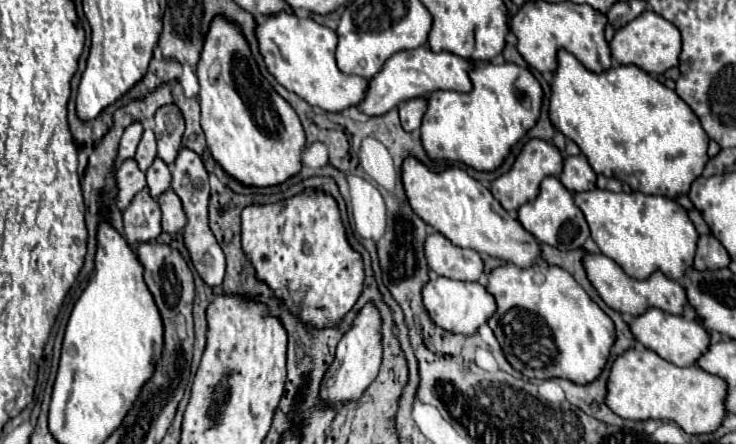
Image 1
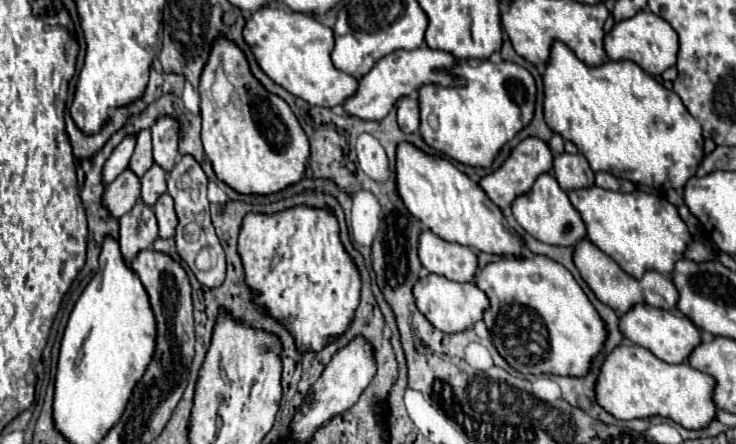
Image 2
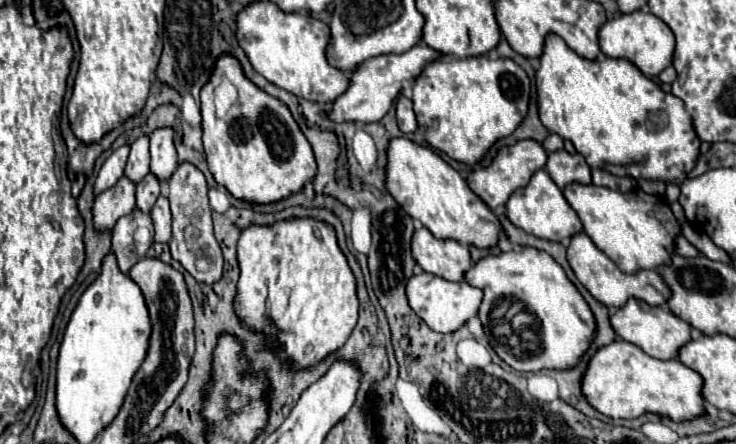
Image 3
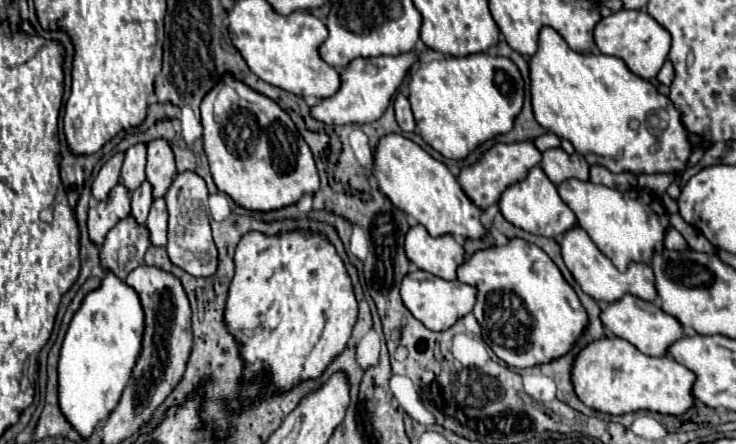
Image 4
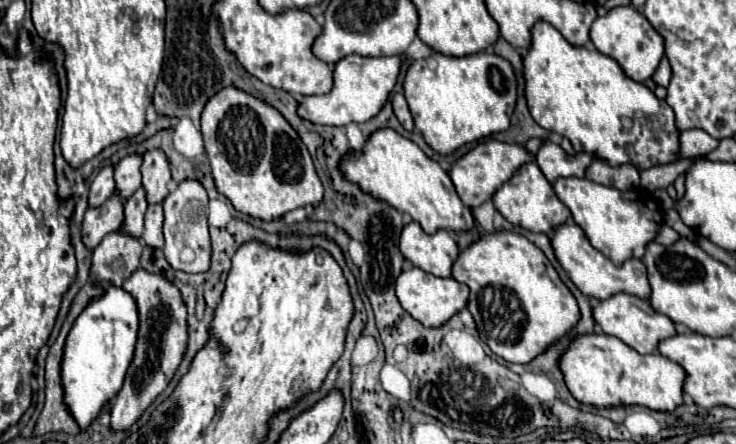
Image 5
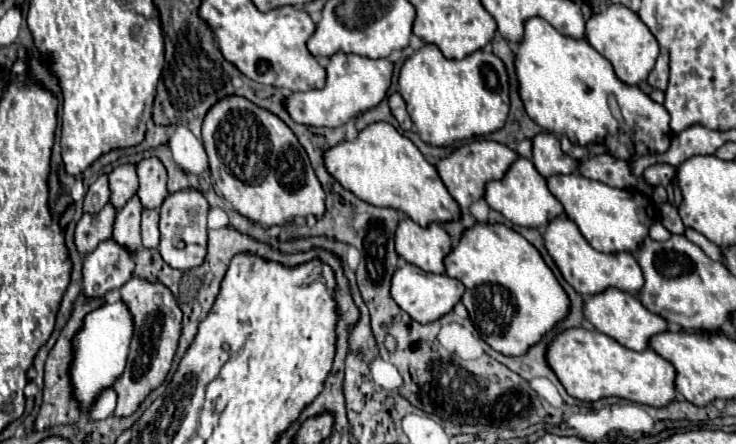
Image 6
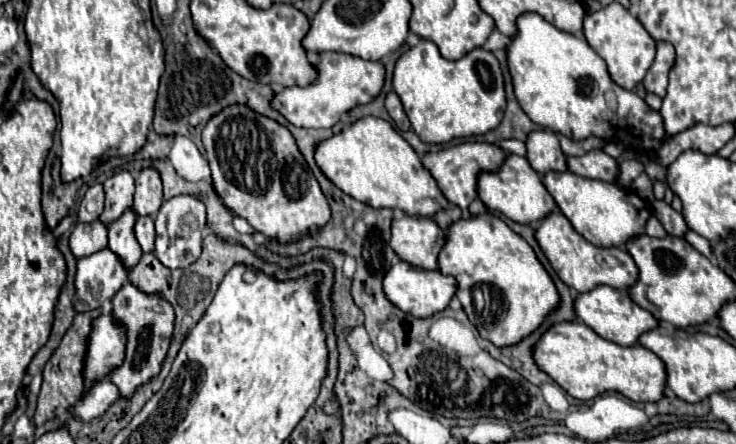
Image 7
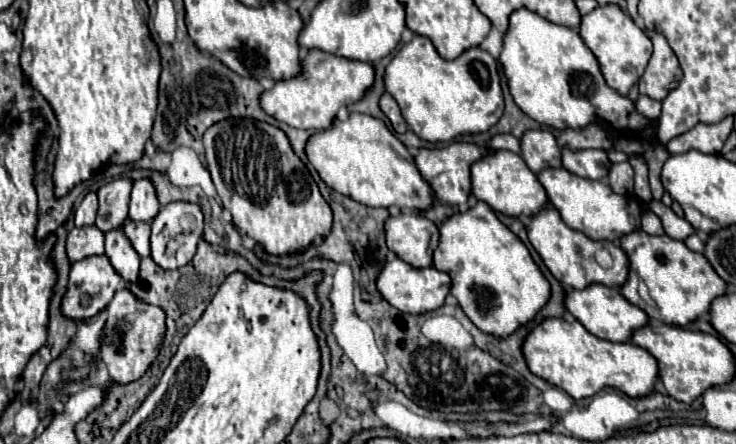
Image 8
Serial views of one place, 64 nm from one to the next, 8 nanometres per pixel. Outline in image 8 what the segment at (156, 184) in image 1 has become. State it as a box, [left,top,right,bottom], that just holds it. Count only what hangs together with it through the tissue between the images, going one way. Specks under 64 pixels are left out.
[104,228,140,284]

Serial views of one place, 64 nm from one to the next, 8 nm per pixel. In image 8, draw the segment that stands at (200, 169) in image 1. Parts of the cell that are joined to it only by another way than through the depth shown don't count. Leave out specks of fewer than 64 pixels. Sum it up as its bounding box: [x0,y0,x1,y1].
[150,204,202,270]

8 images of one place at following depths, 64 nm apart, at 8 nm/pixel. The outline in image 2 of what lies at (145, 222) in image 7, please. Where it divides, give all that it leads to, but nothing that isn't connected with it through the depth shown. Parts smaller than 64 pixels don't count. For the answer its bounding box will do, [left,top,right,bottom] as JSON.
[154,194,176,238]

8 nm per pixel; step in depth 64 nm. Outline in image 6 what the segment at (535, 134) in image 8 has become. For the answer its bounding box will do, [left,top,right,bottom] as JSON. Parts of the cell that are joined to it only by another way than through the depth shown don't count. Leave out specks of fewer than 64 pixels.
[532,132,576,178]

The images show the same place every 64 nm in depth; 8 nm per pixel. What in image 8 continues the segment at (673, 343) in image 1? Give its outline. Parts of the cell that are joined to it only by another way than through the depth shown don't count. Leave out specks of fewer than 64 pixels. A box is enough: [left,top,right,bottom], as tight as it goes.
[564,284,648,342]

